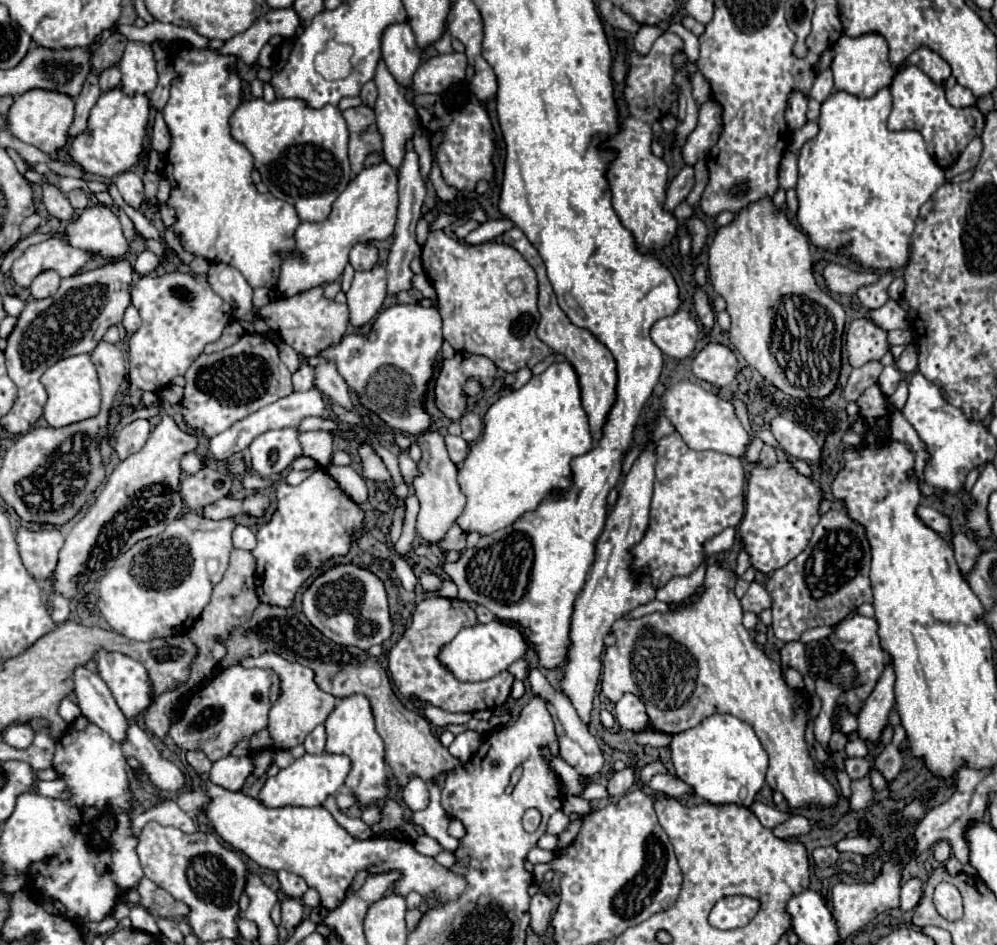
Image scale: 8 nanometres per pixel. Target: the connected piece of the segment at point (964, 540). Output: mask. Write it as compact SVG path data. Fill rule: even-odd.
M956 534L954 540L954 554L956 554L956 562L960 566L960 570L968 576L972 570L974 570L974 564L976 564L976 558L980 554L980 548L976 544L976 540L968 538L966 534Z

